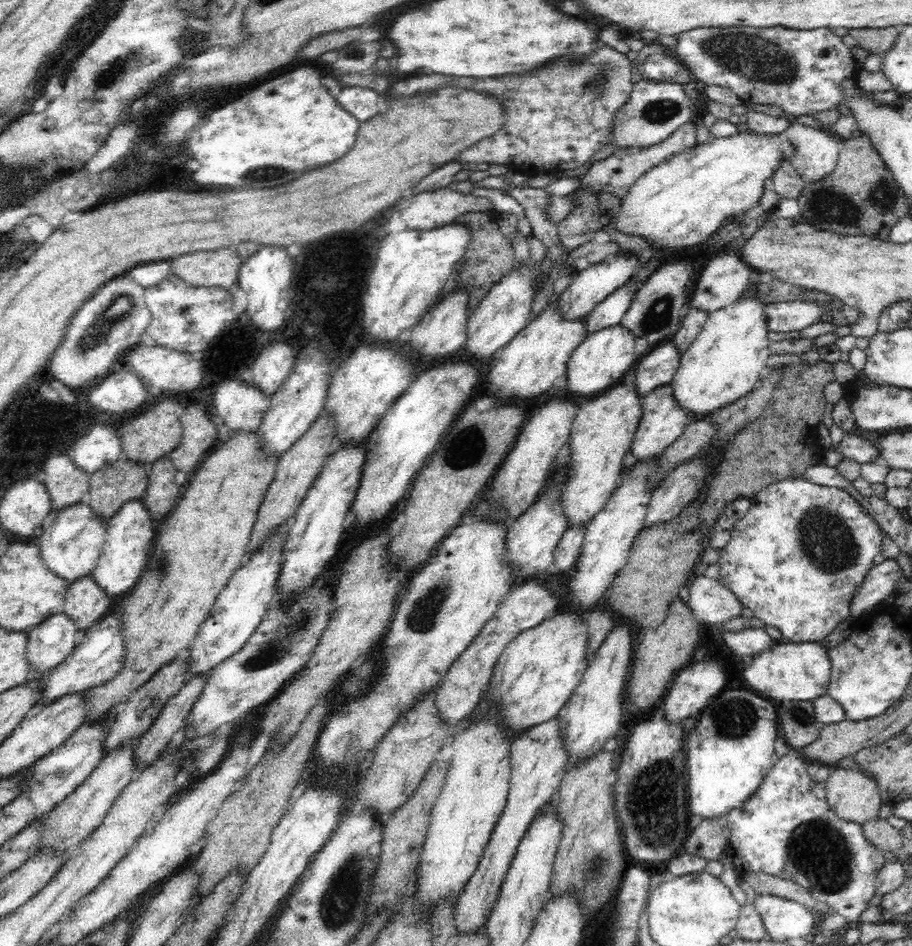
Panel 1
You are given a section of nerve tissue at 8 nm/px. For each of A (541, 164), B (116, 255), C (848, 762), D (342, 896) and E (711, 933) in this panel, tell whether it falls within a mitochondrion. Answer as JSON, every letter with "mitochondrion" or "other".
{"A":"other","B":"other","C":"other","D":"mitochondrion","E":"other"}

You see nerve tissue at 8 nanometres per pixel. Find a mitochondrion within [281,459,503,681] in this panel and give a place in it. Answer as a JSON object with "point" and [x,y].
{"point":[422,618]}

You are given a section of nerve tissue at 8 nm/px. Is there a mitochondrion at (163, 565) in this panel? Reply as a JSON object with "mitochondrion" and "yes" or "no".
{"mitochondrion":"yes"}

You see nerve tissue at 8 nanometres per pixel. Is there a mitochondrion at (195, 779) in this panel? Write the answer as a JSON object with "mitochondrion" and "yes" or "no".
{"mitochondrion":"no"}

